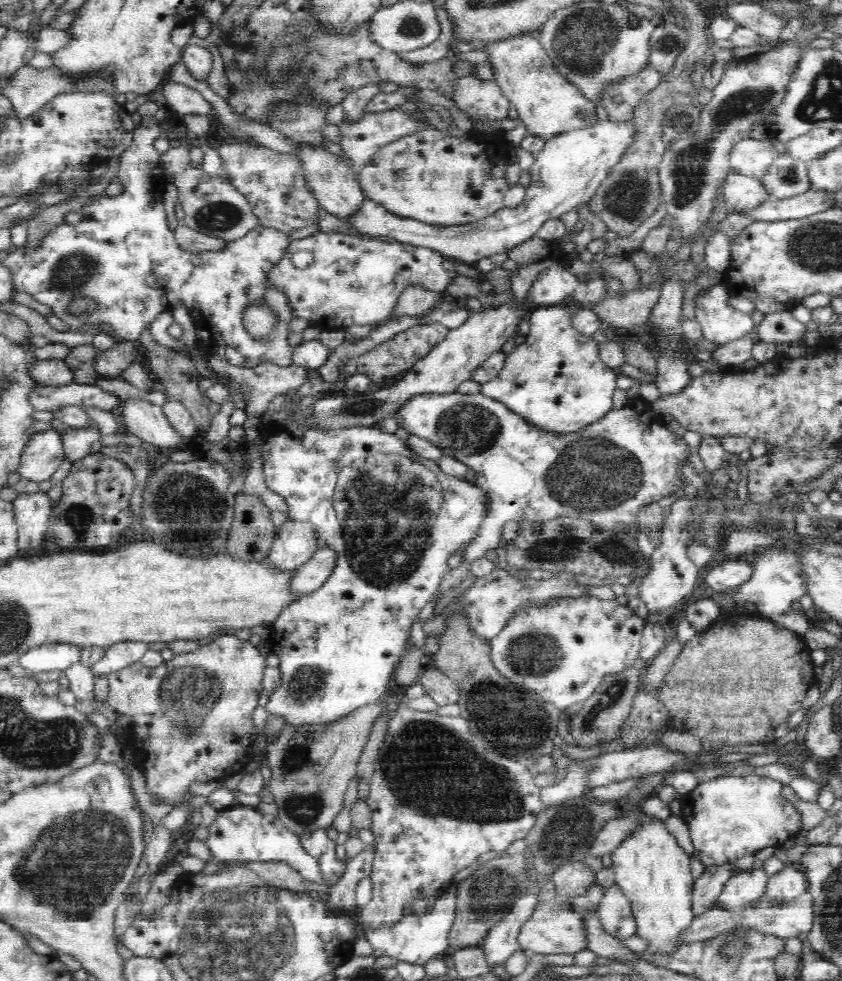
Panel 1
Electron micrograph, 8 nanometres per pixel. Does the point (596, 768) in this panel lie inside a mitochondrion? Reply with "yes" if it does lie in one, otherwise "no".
no

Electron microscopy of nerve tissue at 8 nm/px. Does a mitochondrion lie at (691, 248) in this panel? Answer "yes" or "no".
no

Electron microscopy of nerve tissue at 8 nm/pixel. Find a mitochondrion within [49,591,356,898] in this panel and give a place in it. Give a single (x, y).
(184, 695)

